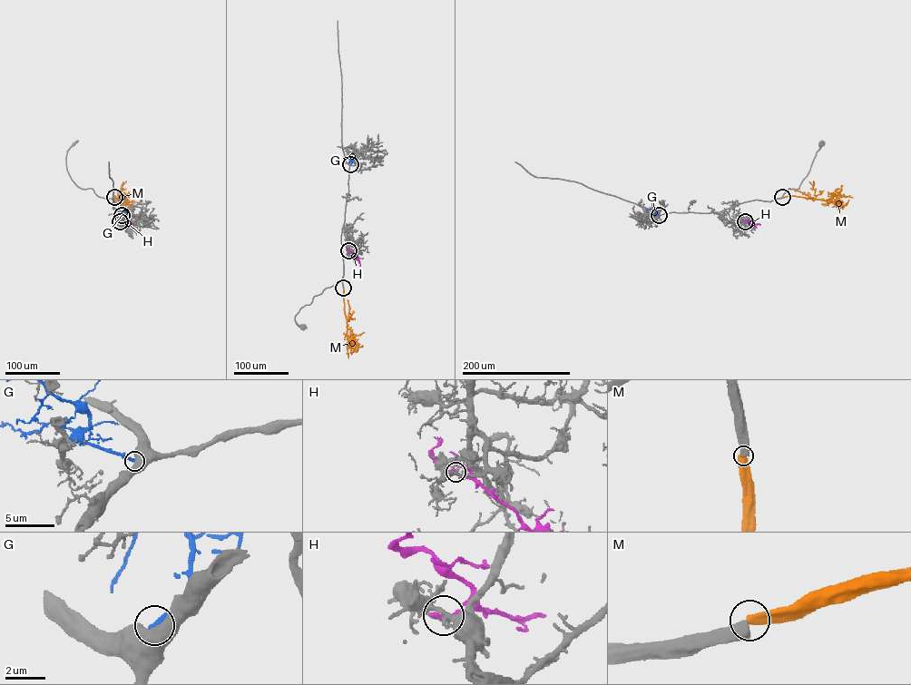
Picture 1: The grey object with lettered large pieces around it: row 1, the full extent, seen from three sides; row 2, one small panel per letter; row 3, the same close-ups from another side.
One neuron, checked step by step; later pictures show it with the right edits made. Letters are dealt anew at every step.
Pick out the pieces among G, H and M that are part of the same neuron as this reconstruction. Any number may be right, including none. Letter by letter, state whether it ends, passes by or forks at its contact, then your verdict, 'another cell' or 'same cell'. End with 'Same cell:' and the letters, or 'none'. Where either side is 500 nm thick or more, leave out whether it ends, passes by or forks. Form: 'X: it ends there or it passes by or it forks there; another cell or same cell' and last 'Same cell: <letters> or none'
G: another cell
H: it ends there; another cell
M: same cell
Same cell: M

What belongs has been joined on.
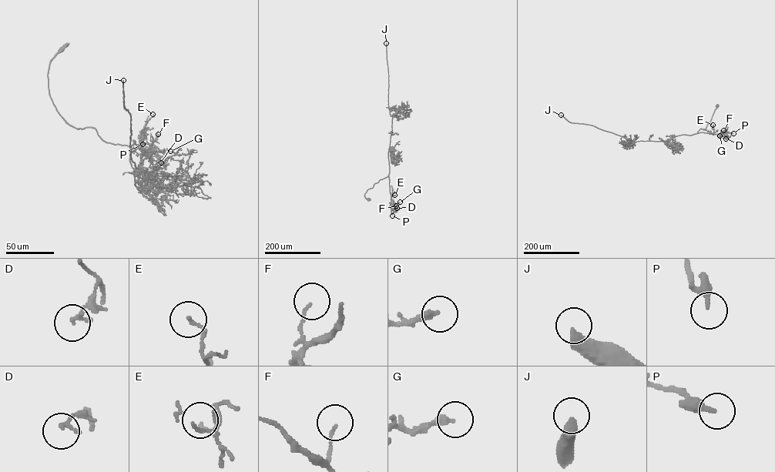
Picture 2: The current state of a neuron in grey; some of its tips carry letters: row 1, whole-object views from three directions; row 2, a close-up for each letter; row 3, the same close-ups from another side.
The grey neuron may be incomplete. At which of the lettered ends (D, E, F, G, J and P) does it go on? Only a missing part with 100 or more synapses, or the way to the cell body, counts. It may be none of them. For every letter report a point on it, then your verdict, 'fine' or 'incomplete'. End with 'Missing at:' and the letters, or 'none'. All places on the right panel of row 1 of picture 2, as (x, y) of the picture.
D: (726, 138) | fine
E: (712, 125) | fine
F: (723, 130) | fine
G: (719, 135) | fine
J: (561, 115) | incomplete
P: (733, 133) | fine
Missing at: J

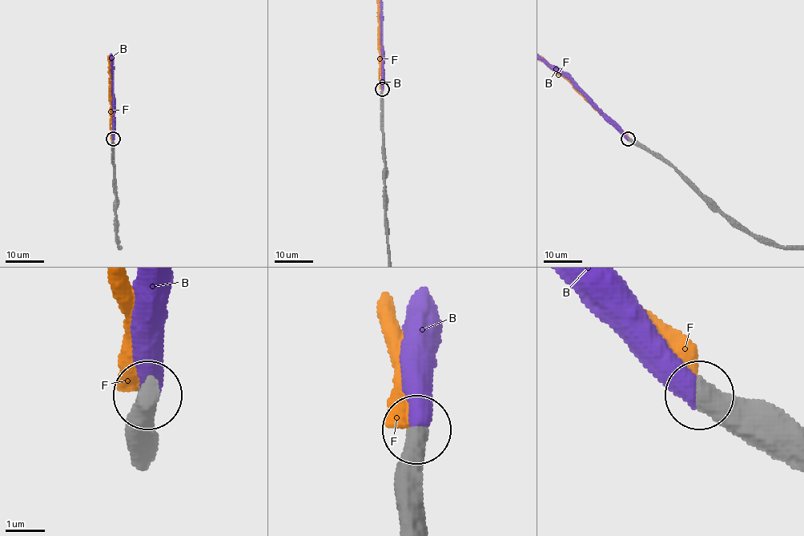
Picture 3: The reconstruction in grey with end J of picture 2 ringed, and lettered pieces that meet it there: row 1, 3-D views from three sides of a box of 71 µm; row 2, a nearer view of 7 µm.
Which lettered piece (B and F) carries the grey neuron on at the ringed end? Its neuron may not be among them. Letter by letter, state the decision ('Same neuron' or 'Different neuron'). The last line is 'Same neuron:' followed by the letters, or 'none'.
B: Same neuron
F: Different neuron
Same neuron: B

